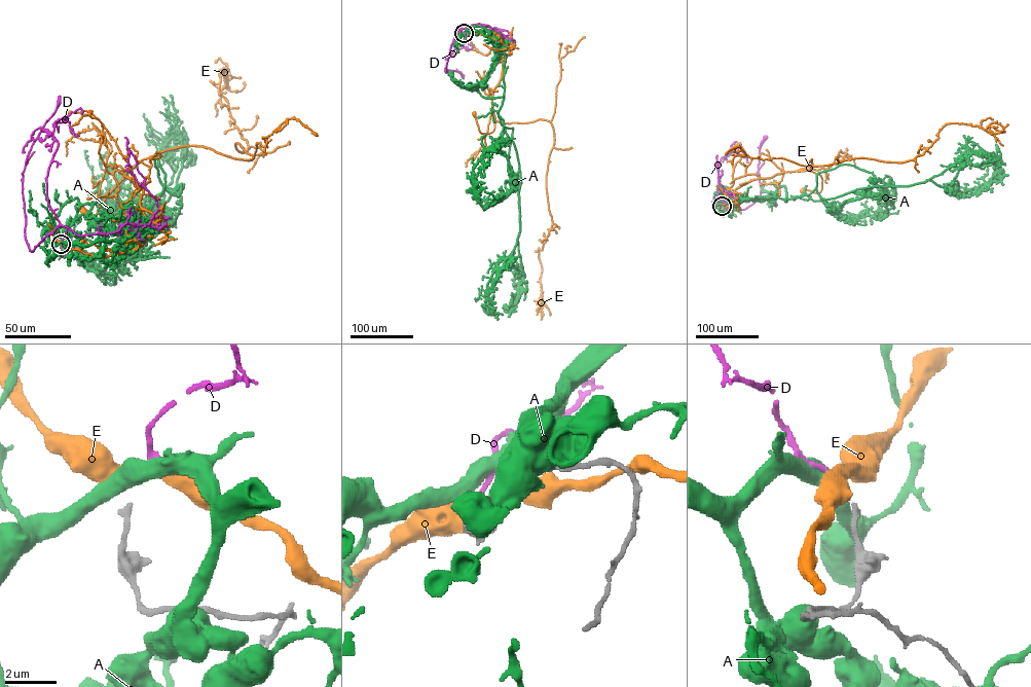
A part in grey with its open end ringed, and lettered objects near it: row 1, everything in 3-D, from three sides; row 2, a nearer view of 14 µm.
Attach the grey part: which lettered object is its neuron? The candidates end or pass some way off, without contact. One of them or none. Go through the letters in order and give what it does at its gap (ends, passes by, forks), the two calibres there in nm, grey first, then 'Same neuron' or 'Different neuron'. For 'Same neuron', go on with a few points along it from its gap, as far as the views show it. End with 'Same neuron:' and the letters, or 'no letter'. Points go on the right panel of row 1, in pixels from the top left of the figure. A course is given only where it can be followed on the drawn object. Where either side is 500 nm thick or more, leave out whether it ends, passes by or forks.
A: Thickness 240 nm (grey) against 500 nm. Different neuron
D: It ends there. Thickness 240 nm (grey) against 140 nm. Same neuron. Its course: (722, 205), (717, 196), (723, 203), (744, 209), (759, 196), (760, 147), (766, 136)
E: Thickness 240 nm (grey) against 500 nm. Different neuron
Same neuron: D

